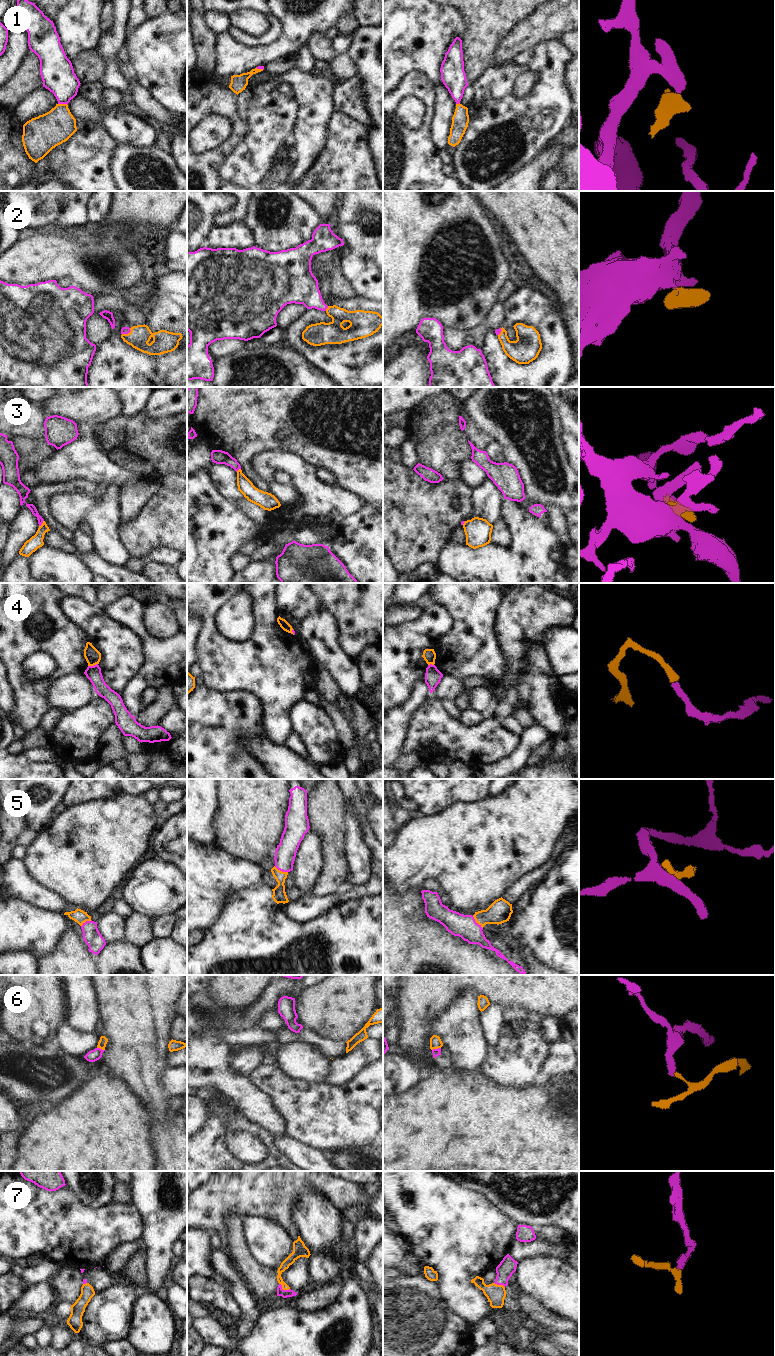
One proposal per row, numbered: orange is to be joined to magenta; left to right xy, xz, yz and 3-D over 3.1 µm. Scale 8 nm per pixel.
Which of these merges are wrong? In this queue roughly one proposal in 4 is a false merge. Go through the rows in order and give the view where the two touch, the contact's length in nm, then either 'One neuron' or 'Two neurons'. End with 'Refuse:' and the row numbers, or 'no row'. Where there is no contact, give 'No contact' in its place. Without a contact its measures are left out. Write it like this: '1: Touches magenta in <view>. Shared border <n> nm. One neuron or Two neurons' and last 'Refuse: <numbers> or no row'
1: Touches magenta in xy. Shared border 80 nm. Two neurons
2: Touches magenta in xz. Shared border 50 nm. One neuron
3: Touches magenta in xy. Shared border 70 nm. Two neurons
4: Touches magenta in xy. Shared border 80 nm. Two neurons
5: Touches magenta in yz. Shared border 130 nm. One neuron
6: Touches magenta in yz. Shared border 80 nm. One neuron
7: Touches magenta in xz. Shared border 100 nm. One neuron
Refuse: 1, 3, 4.

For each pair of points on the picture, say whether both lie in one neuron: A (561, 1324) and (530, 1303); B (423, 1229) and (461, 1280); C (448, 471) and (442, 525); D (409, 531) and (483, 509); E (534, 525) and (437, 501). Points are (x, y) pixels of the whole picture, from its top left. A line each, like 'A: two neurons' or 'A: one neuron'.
A: one neuron
B: one neuron
C: two neurons
D: two neurons
E: two neurons

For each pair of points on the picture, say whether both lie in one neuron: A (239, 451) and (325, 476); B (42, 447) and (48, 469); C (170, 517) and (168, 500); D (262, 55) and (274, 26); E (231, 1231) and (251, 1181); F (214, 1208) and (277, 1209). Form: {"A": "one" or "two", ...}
{"A": "two", "B": "two", "C": "one", "D": "two", "E": "two", "F": "one"}

